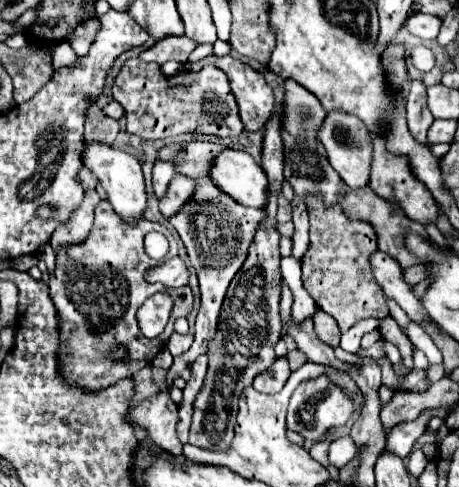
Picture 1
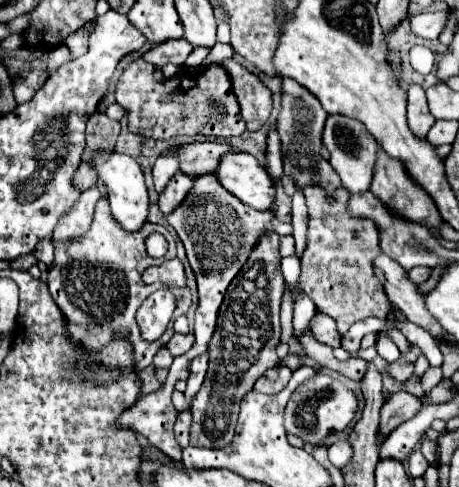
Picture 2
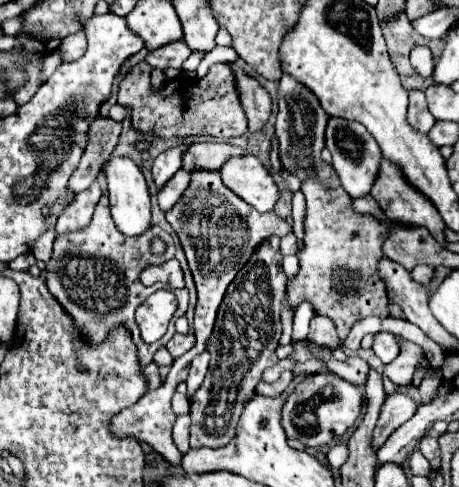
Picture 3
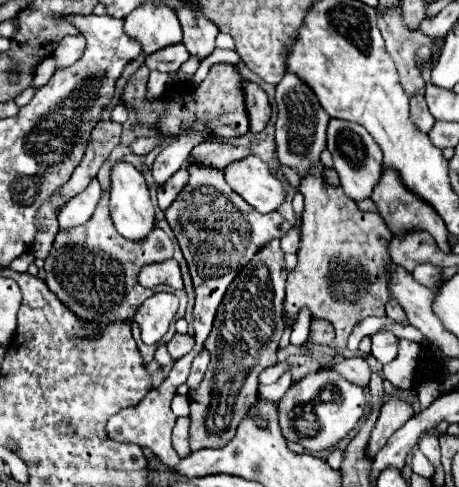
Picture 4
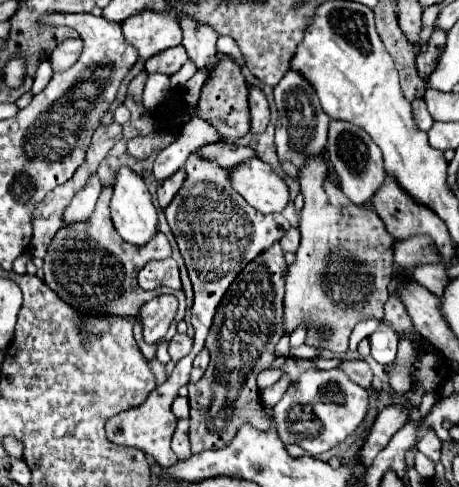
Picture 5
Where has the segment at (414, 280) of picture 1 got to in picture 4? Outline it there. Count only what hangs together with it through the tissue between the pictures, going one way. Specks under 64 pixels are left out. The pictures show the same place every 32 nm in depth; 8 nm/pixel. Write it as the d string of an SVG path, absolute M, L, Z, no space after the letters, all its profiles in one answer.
M420 264L414 268L412 272L414 280L420 282L422 286L428 286L432 290L438 290L442 284L442 268L434 266L434 264Z

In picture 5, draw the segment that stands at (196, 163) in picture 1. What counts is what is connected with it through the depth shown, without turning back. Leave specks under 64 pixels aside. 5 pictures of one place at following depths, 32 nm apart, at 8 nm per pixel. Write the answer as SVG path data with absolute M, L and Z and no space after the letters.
M216 142L210 146L198 148L196 152L204 152L208 160L216 160L222 168L234 168L256 156L256 152L250 146L236 146L230 142Z

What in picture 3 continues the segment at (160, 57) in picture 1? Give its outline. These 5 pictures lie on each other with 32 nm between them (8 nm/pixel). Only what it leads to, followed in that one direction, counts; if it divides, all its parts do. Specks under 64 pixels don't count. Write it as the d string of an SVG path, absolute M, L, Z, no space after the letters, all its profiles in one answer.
M178 40L176 44L166 44L164 48L158 48L156 52L150 52L146 56L146 62L152 68L158 68L162 72L166 72L168 68L180 68L182 62L190 56L192 52L188 52L188 46L184 44L184 40Z

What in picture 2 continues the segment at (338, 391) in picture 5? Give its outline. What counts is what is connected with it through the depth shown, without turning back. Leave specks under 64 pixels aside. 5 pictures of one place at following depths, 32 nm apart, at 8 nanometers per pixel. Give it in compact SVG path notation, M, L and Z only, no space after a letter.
M318 374L302 382L290 396L284 410L284 428L288 434L302 438L306 444L322 446L330 432L342 432L358 412L358 394L340 380L328 374Z

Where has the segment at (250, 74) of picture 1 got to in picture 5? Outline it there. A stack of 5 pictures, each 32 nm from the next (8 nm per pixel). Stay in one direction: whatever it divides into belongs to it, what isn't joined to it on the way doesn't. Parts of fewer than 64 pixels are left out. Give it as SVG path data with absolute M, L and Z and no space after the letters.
M250 88L250 112L252 112L250 132L262 134L270 122L270 108L268 108L266 96L258 88Z

